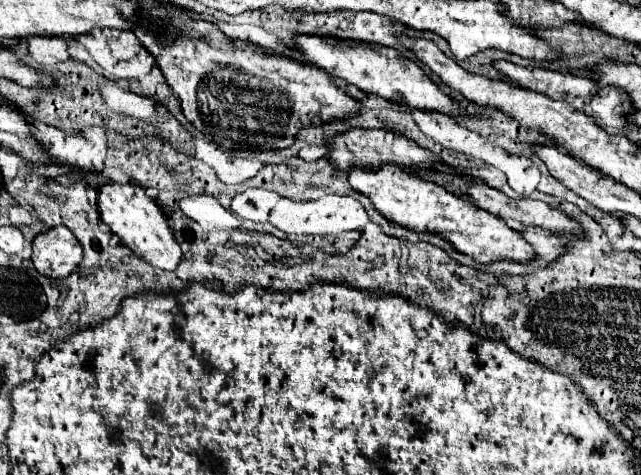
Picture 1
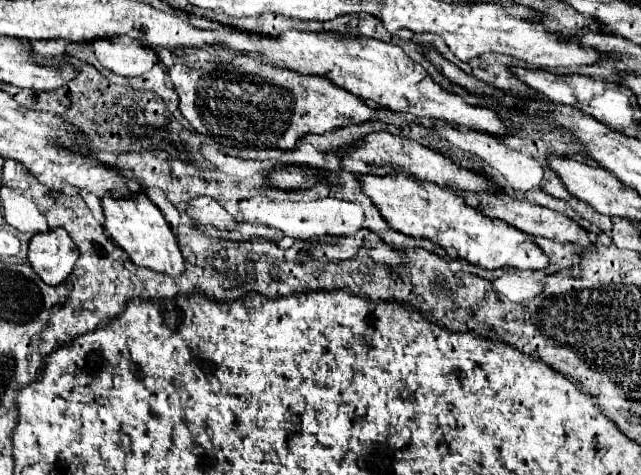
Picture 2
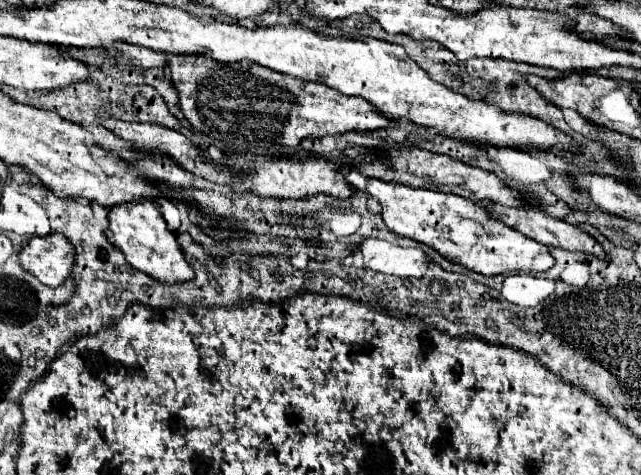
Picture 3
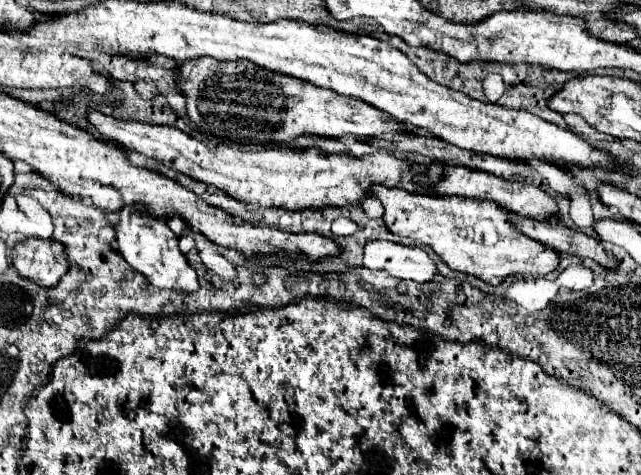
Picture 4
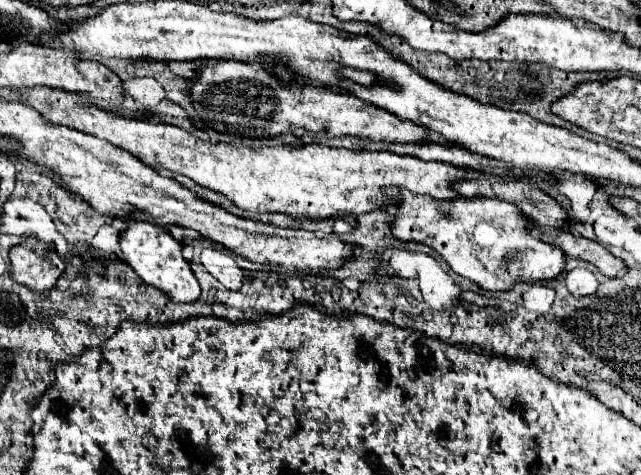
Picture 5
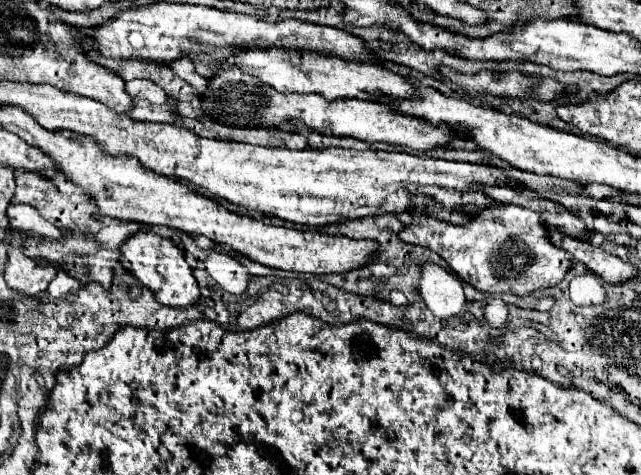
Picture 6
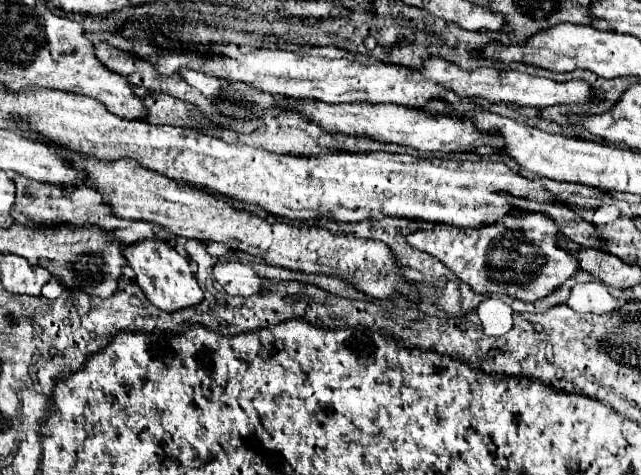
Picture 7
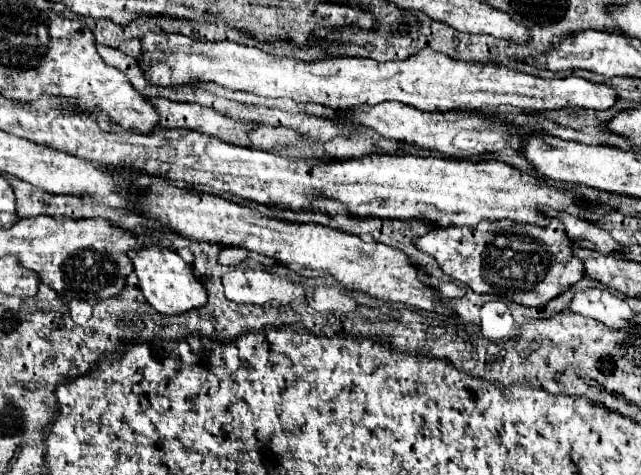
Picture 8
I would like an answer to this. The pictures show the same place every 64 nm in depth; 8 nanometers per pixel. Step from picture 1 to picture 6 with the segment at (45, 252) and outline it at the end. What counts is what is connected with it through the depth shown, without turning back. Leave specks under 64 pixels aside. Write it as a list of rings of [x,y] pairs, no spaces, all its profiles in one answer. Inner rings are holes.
[[[20,246],[8,248],[4,278],[10,288],[16,288],[24,294],[40,294],[48,288],[48,284],[56,274],[58,274],[58,268],[54,264],[26,256],[24,248]]]

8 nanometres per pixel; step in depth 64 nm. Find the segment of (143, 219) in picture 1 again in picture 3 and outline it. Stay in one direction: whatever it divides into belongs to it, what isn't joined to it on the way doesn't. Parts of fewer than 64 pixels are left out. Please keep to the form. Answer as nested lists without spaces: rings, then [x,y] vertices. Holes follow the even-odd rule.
[[[142,198],[138,202],[112,206],[112,208],[108,208],[108,222],[110,222],[108,228],[112,232],[114,244],[124,252],[124,256],[132,268],[146,272],[152,278],[158,278],[168,284],[186,282],[186,280],[194,278],[190,264],[186,264],[184,254],[182,254],[178,242],[174,240],[174,232],[168,230],[166,220],[162,218],[162,214],[154,202]]]

